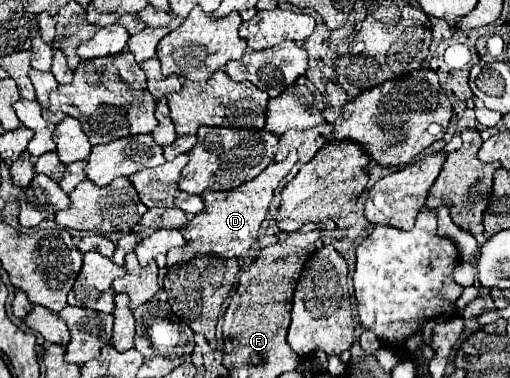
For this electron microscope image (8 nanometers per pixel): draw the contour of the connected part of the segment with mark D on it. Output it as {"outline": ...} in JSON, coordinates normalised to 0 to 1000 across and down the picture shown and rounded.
{"outline":[[[567,405],[559,426],[531,431],[512,463],[492,474],[488,484],[476,484],[449,505],[402,505],[394,511],[394,526],[402,537],[402,553],[386,563],[367,601],[359,606],[363,653],[335,659],[327,669],[327,706],[339,706],[351,690],[378,685],[386,675],[429,675],[429,680],[473,680],[480,675],[492,648],[504,638],[504,611],[512,585],[524,569],[527,537],[535,526],[535,505],[543,500],[547,479],[567,458],[567,447],[582,431],[582,410]]]}

